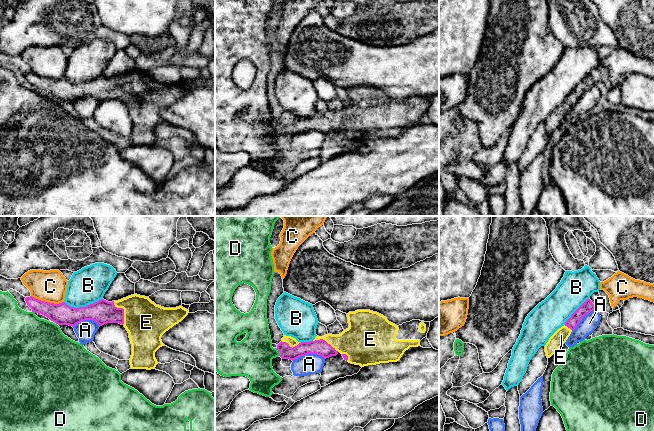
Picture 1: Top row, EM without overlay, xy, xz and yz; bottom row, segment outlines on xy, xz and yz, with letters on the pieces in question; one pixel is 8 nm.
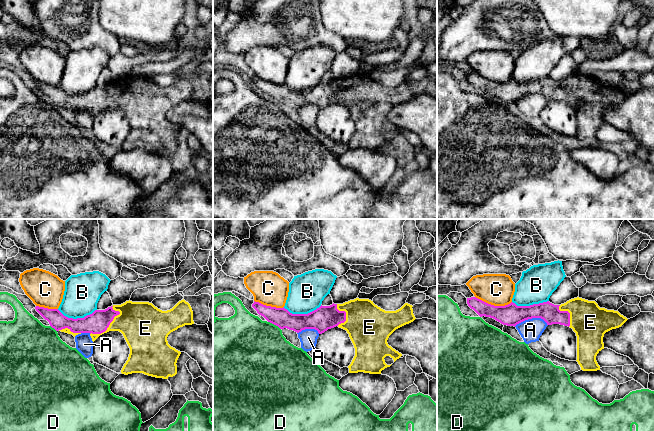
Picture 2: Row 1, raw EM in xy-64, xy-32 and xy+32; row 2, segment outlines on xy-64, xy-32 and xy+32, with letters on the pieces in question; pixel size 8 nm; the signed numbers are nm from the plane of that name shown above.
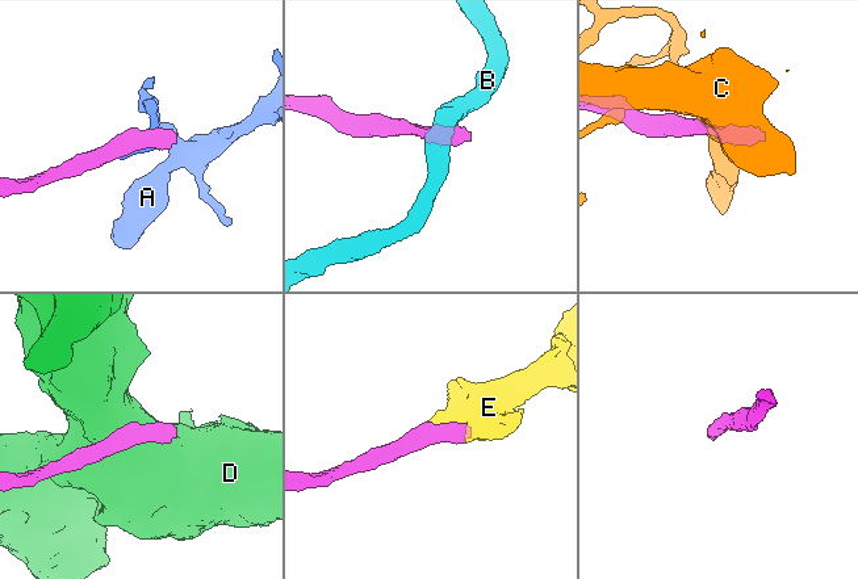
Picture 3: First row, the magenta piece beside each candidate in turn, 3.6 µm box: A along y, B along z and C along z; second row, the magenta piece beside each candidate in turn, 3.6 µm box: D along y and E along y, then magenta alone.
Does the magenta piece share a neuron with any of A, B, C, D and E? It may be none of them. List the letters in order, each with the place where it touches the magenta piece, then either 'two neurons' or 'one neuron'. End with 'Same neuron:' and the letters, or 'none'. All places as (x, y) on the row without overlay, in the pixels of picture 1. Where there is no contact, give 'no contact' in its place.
A: meets magenta in xz at (308, 129); two neurons
B: meets magenta in xy at (83, 83); two neurons
C: meets magenta in xy at (47, 78); two neurons
D: meets magenta in xz at (279, 127); two neurons
E: meets magenta in xy at (123, 87); one neuron
Same neuron: E

